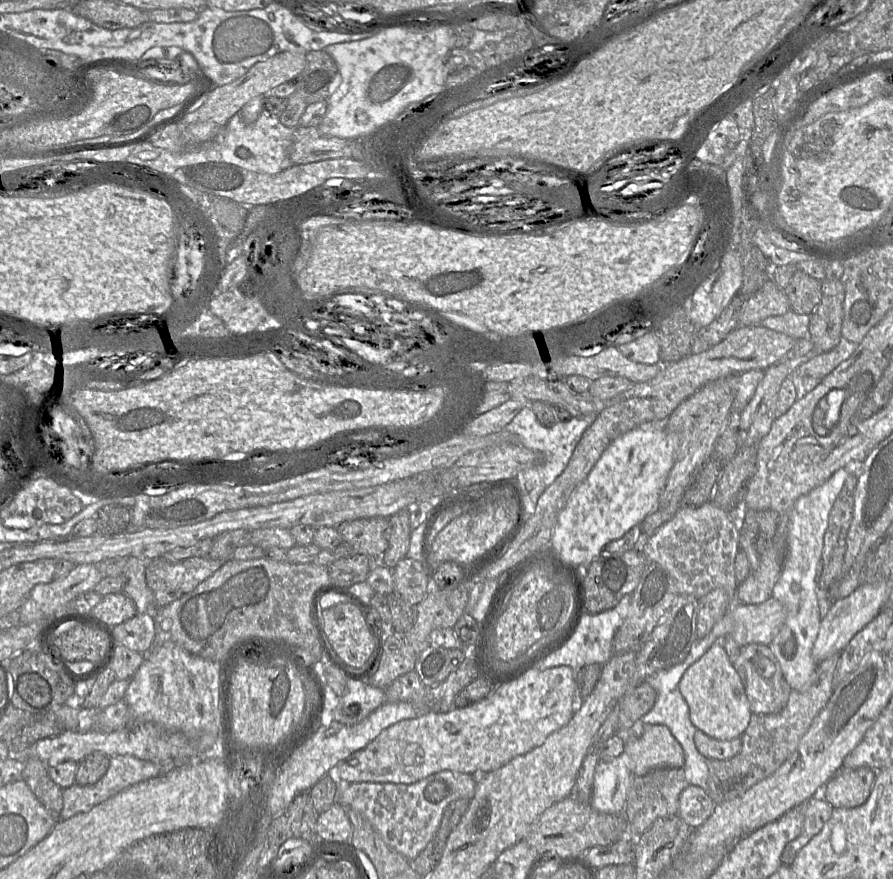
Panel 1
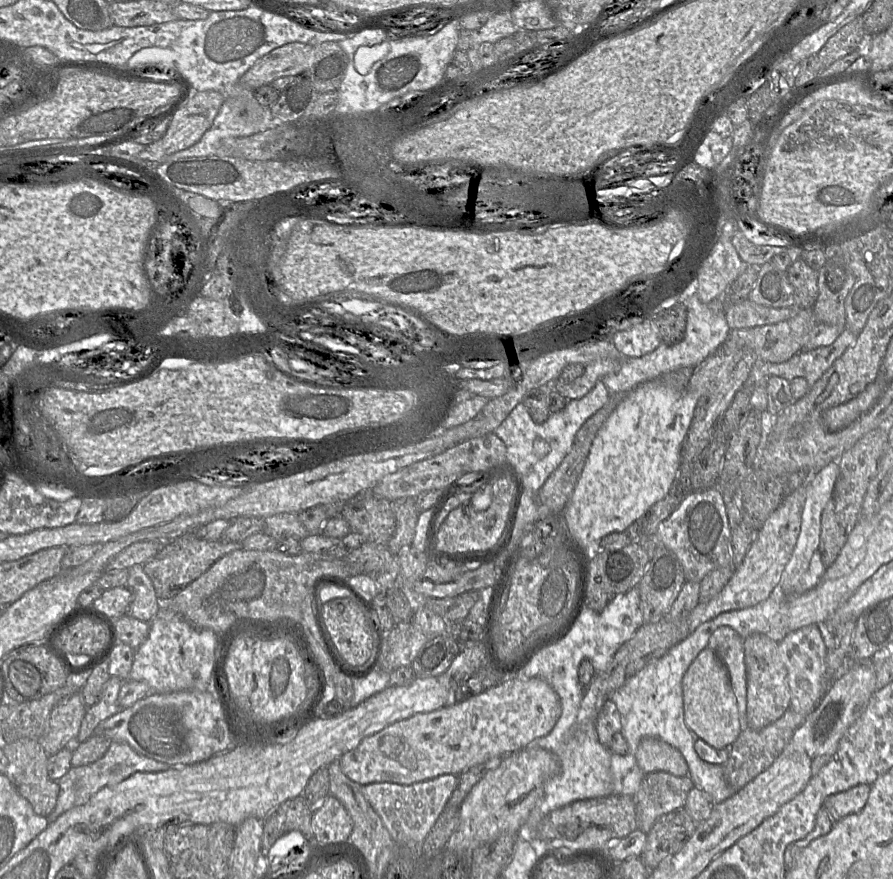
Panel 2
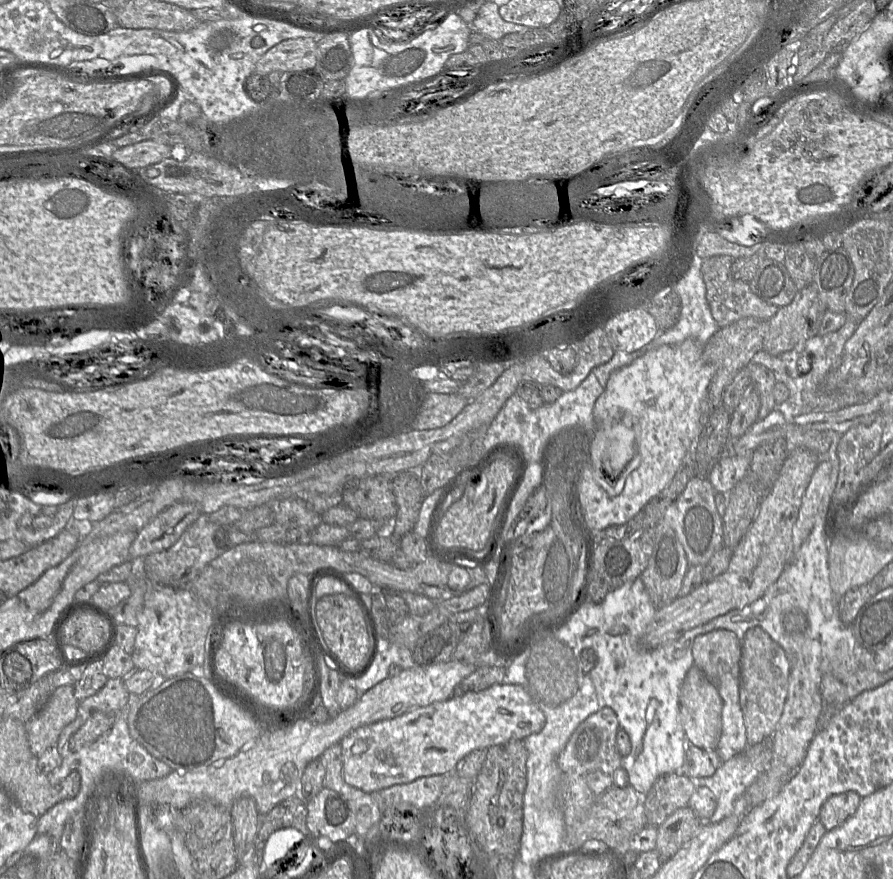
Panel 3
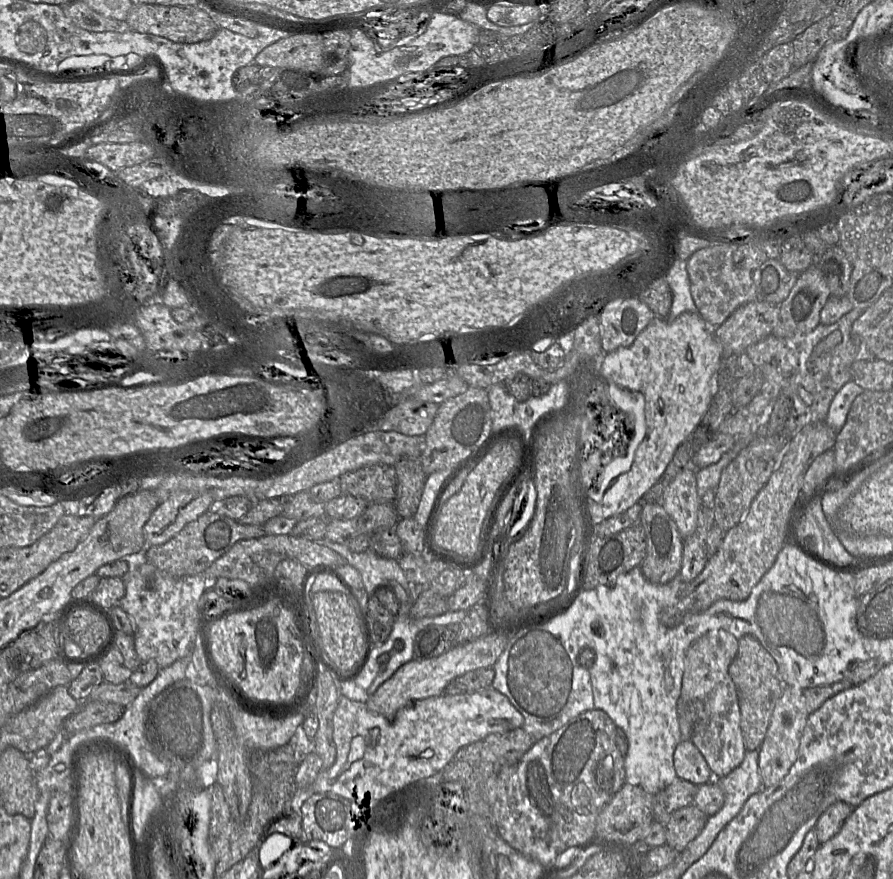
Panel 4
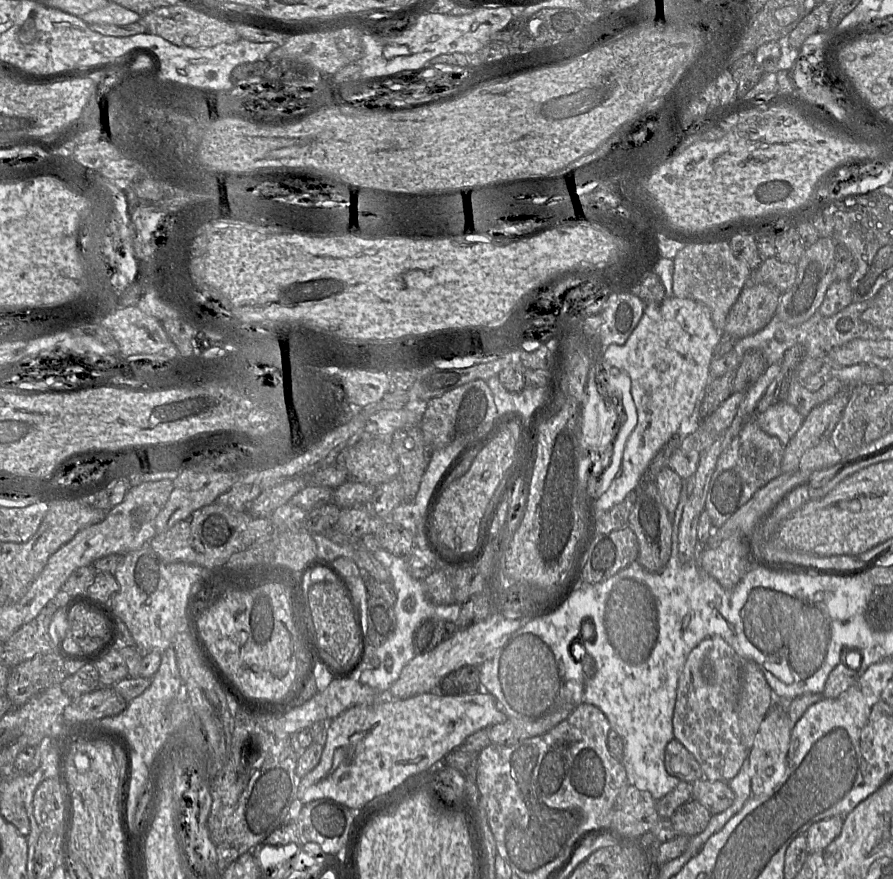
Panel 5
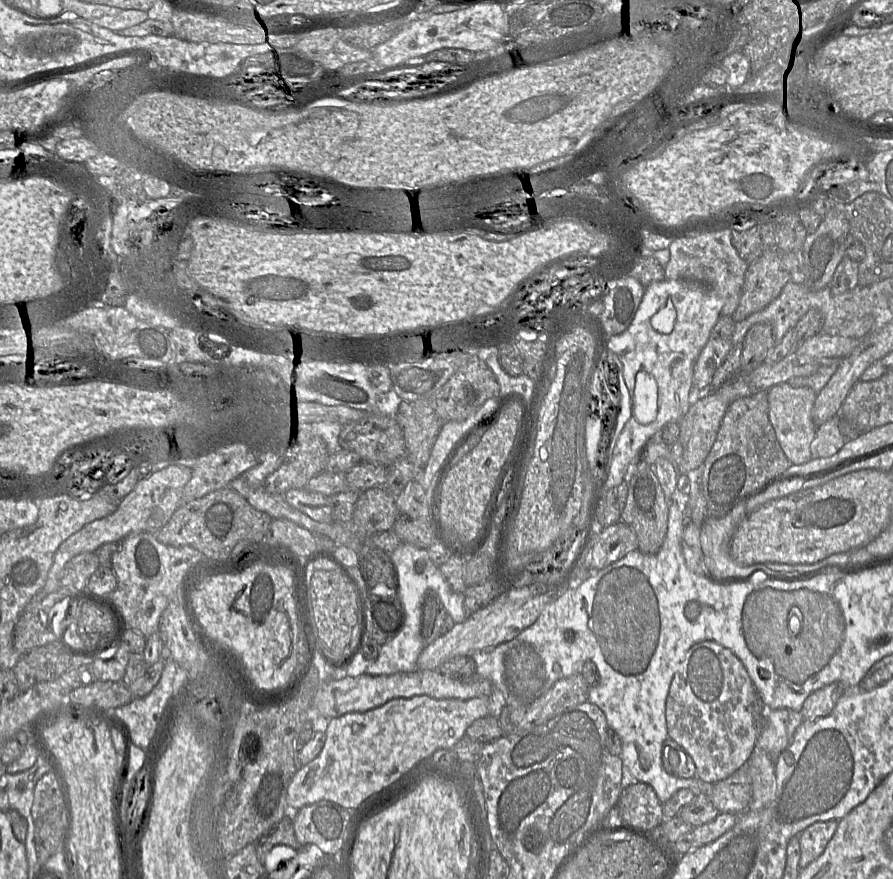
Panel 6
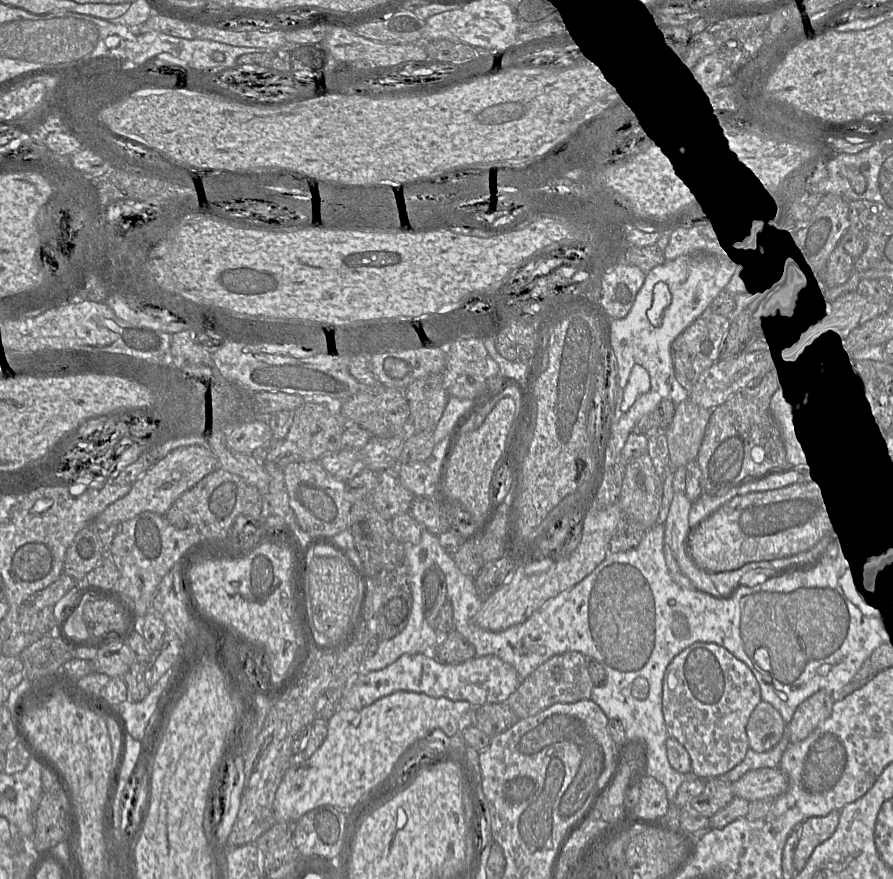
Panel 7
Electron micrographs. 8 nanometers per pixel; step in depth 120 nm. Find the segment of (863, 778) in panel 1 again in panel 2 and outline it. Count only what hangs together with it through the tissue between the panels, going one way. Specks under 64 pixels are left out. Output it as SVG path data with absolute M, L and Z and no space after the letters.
M859 784L827 797L823 807L833 820L833 824L848 815L862 811L868 800L870 790L870 785Z

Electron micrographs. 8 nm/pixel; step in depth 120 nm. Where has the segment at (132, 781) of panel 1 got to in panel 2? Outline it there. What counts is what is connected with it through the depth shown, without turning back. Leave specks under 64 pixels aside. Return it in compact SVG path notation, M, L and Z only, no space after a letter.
M111 741L106 753L97 761L84 765L71 767L57 783L60 787L58 799L54 810L46 817L49 823L54 822L66 811L85 804L94 794L104 787L115 785L137 772L162 772L171 768L171 765L148 758L126 743Z

